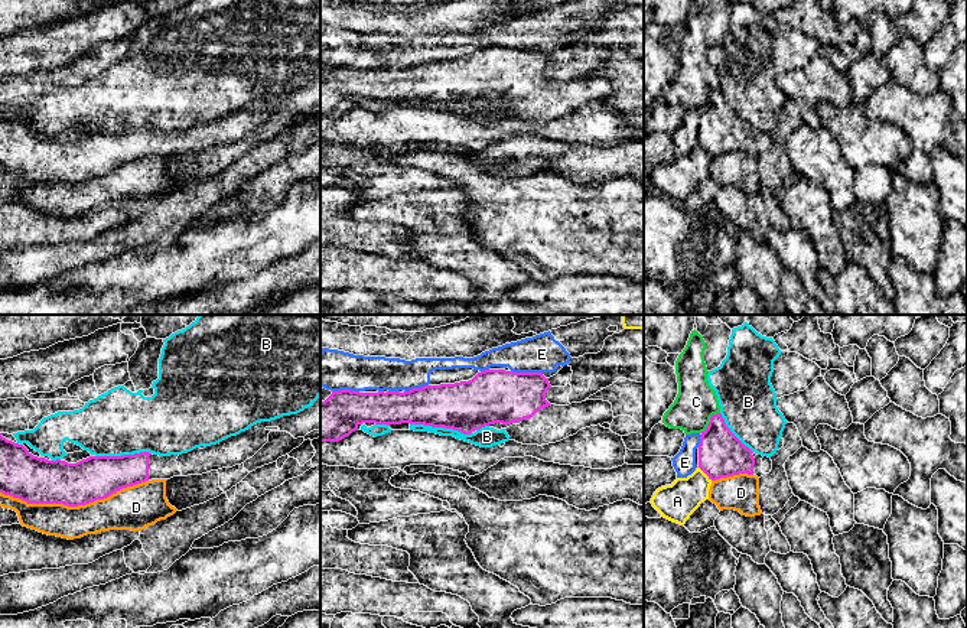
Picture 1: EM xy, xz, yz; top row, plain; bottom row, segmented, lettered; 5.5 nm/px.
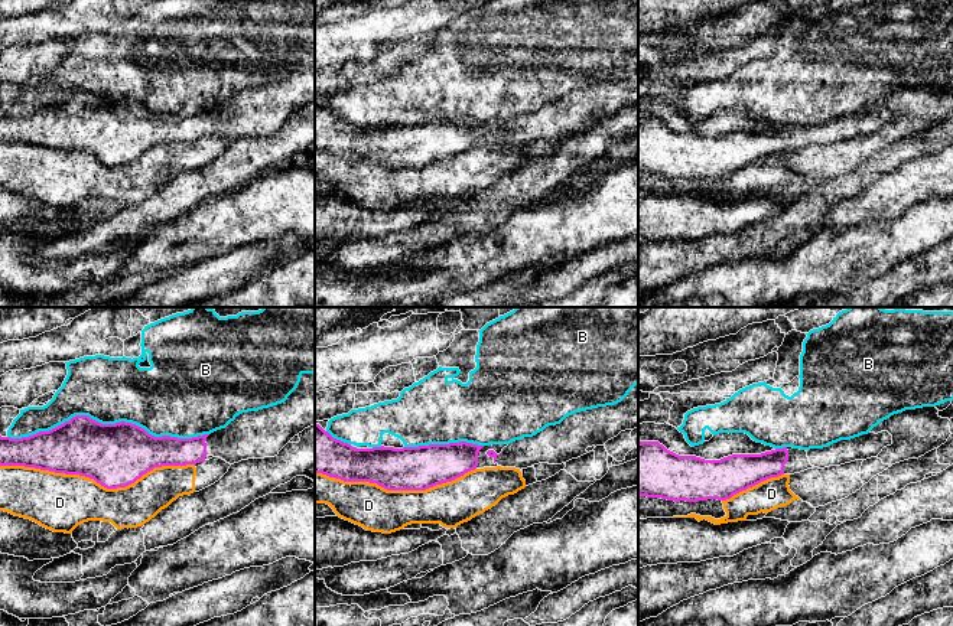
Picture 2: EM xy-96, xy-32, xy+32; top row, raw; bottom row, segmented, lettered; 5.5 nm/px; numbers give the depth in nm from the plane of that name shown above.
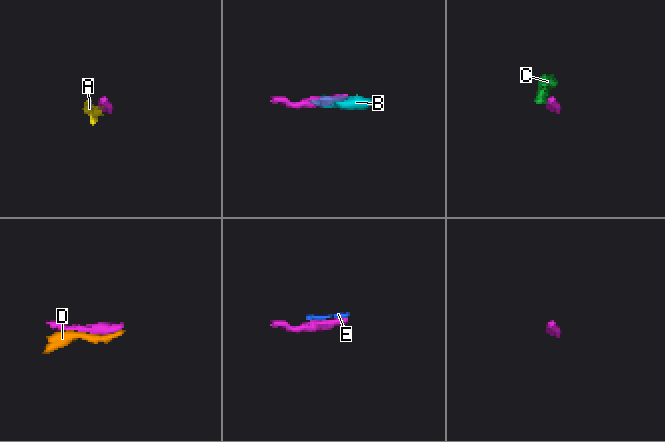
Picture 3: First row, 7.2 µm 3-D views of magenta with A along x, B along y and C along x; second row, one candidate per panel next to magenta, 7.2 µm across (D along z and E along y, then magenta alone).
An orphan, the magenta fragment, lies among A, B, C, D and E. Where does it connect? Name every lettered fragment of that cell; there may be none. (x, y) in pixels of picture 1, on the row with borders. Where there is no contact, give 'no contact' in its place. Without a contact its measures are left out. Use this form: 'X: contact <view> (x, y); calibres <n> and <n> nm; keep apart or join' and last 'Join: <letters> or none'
A: contact yz (706, 474); calibres 260 and 200 nm; keep apart
B: contact xz (440, 426); calibres 280 and 110 nm; keep apart
C: contact yz (709, 422); calibres 260 and 220 nm; keep apart
D: contact xy (74, 506); calibres 260 and 200 nm; keep apart
E: contact xz (527, 373); calibres 300 and 200 nm; keep apart
Join: none

